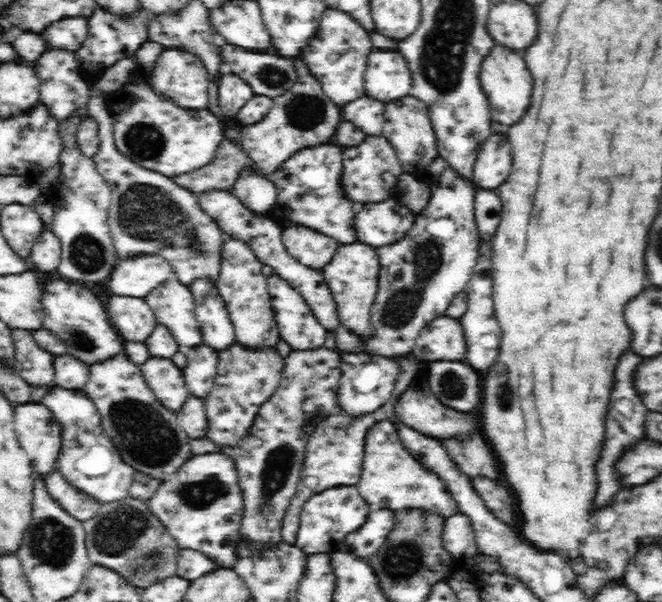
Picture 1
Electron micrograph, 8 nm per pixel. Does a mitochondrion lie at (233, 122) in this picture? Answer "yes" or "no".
no

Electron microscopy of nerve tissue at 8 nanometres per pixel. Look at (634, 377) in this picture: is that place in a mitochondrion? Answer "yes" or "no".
no

